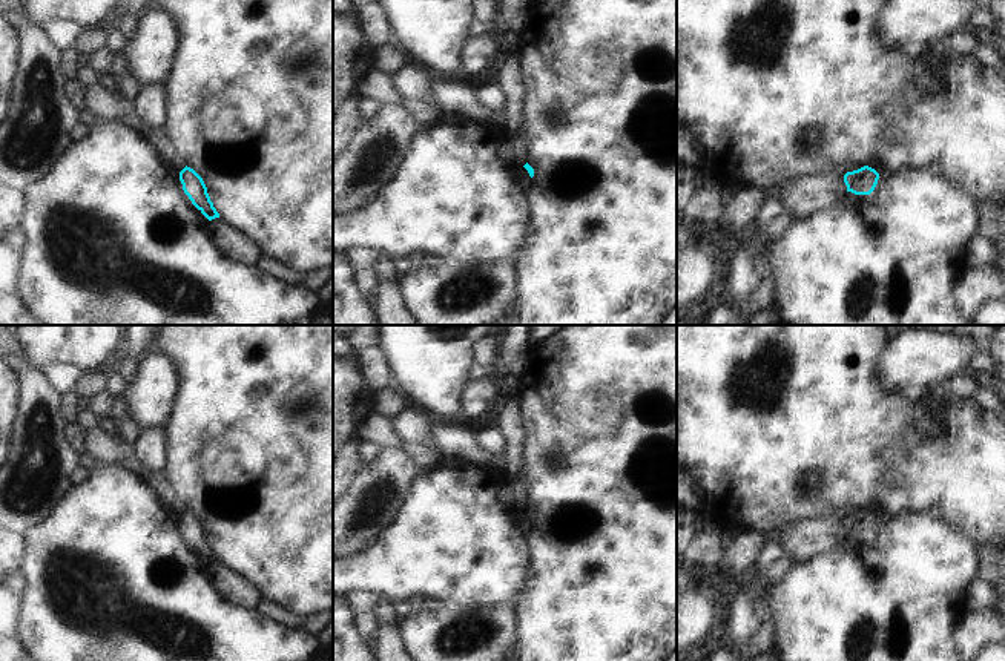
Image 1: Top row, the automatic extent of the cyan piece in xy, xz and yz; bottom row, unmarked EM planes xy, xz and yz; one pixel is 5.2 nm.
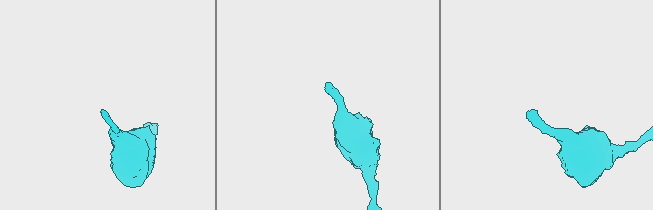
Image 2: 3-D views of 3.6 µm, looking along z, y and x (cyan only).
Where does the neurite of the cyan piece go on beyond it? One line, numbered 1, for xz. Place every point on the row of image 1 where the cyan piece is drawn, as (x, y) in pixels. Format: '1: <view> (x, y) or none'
1: none

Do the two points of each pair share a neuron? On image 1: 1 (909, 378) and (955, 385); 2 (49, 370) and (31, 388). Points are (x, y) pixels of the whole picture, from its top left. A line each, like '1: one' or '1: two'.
1: two
2: two

